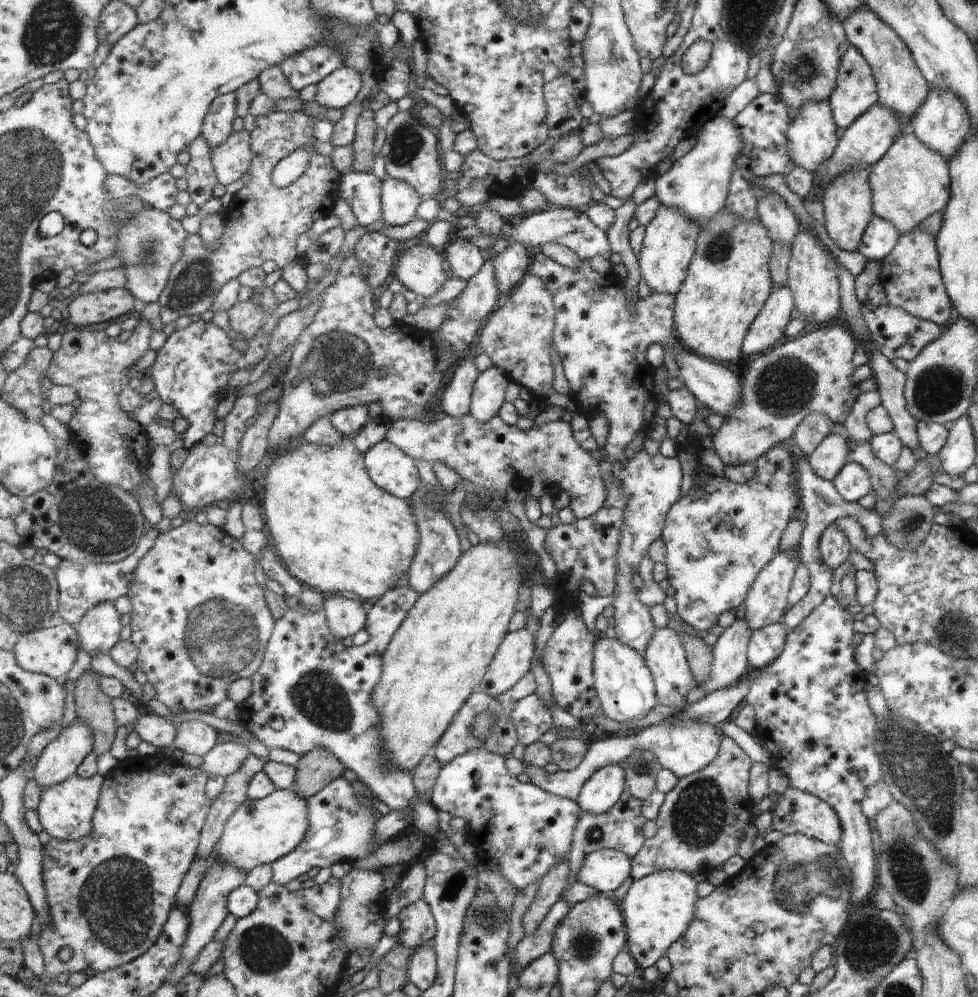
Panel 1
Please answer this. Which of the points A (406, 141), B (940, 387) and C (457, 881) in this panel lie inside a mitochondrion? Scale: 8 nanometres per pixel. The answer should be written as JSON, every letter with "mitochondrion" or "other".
{"A":"mitochondrion","B":"mitochondrion","C":"mitochondrion"}

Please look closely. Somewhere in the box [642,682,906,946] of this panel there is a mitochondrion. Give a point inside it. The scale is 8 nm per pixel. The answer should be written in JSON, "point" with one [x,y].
{"point":[801,886]}

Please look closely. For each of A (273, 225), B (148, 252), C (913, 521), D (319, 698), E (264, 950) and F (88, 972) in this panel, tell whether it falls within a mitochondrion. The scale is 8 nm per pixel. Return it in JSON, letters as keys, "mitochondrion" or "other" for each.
{"A":"mitochondrion","B":"mitochondrion","C":"mitochondrion","D":"mitochondrion","E":"mitochondrion","F":"other"}

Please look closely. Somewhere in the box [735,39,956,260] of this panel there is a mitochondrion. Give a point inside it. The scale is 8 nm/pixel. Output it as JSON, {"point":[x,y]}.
{"point":[804,71]}

